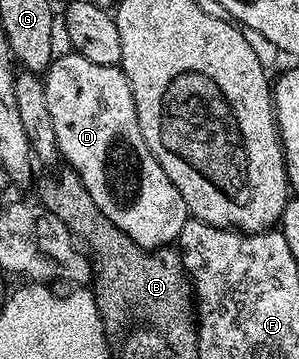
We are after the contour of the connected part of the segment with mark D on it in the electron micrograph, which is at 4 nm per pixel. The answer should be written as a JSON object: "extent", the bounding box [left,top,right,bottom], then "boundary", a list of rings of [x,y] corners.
{"extent":[43,53,191,249],"boundary":[[[70,53],[56,56],[43,78],[47,110],[51,112],[51,121],[55,121],[60,158],[66,159],[69,162],[66,164],[81,178],[99,213],[103,213],[115,229],[131,237],[135,245],[156,249],[176,244],[183,225],[191,216],[179,189],[175,189],[171,177],[163,173],[159,161],[155,161],[151,149],[147,149],[147,141],[143,141],[139,117],[135,113],[135,97],[120,66],[95,65],[95,61],[87,61],[87,57]]]}

